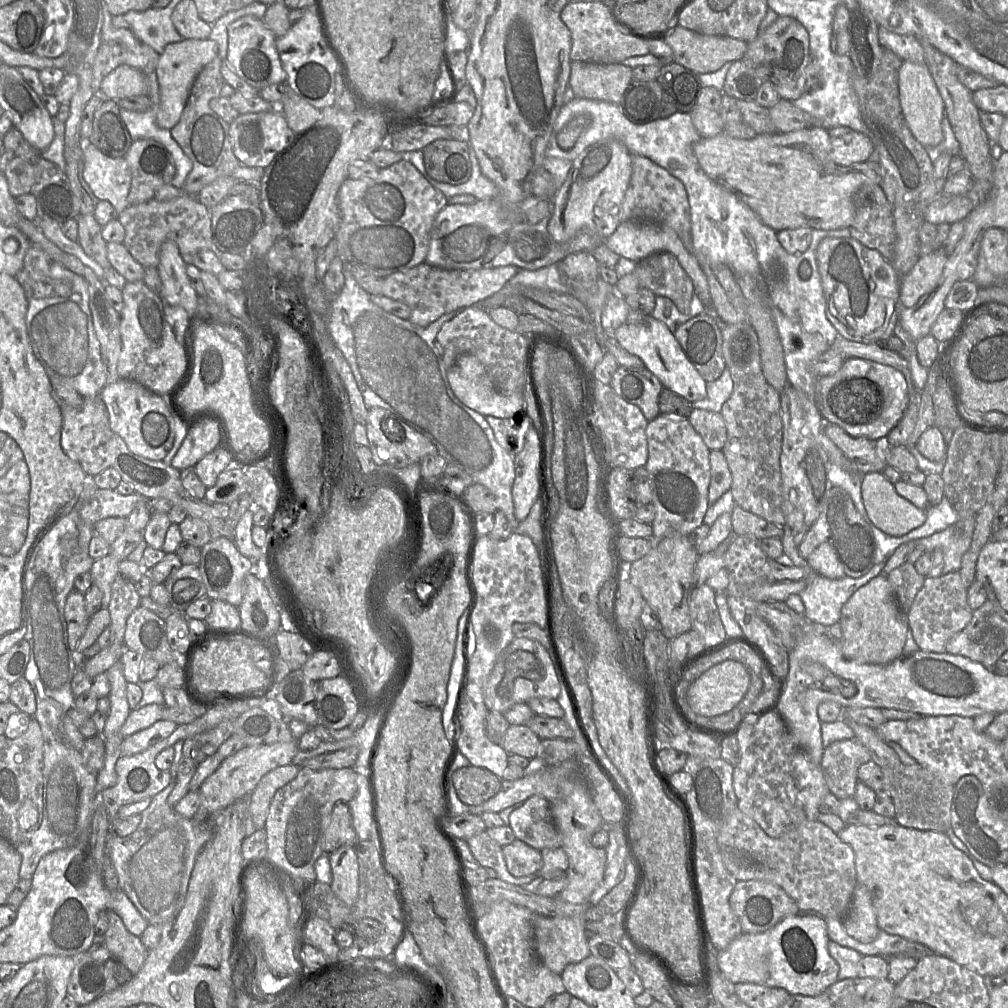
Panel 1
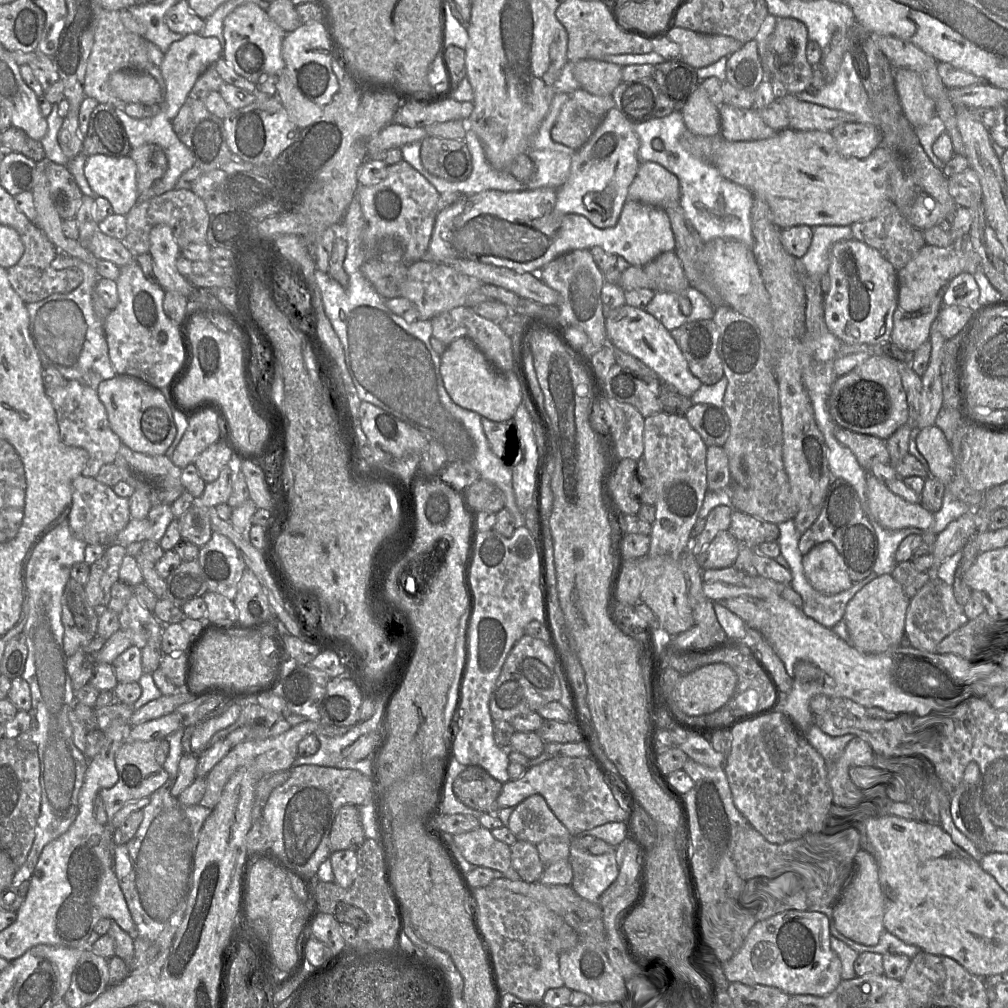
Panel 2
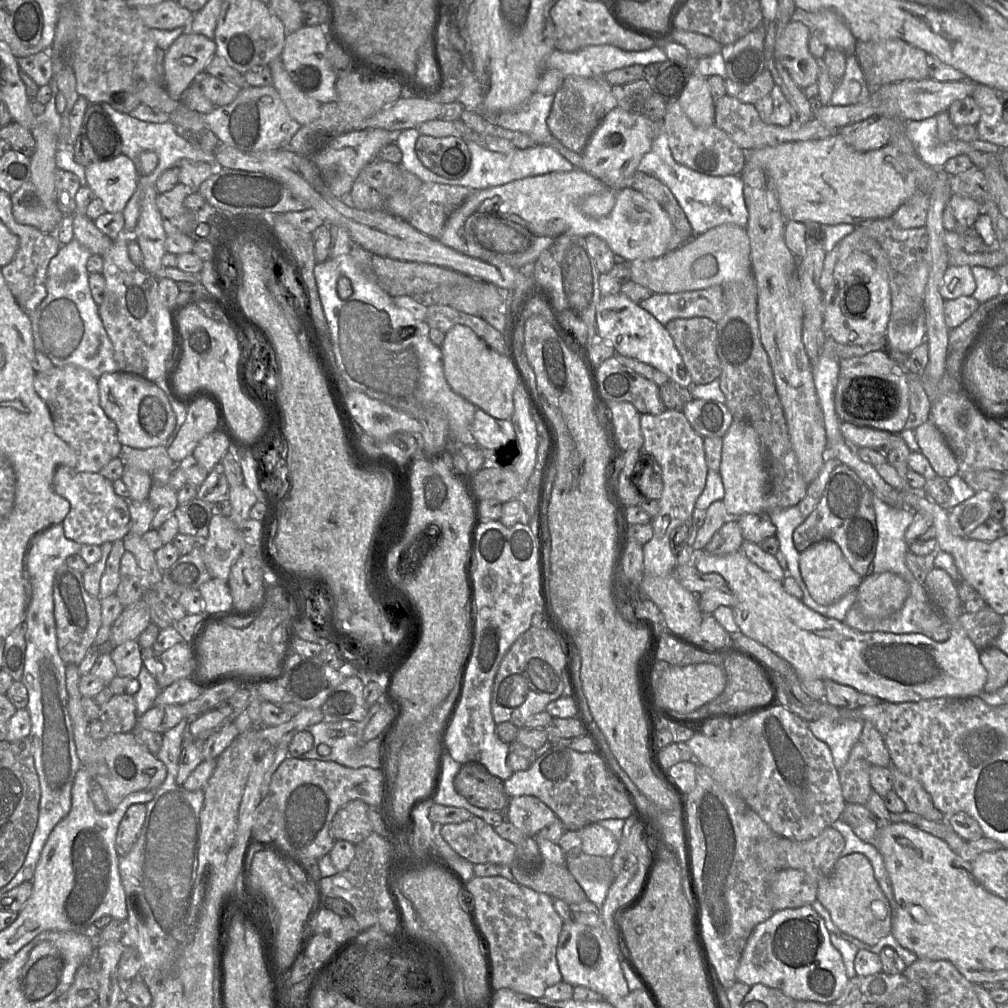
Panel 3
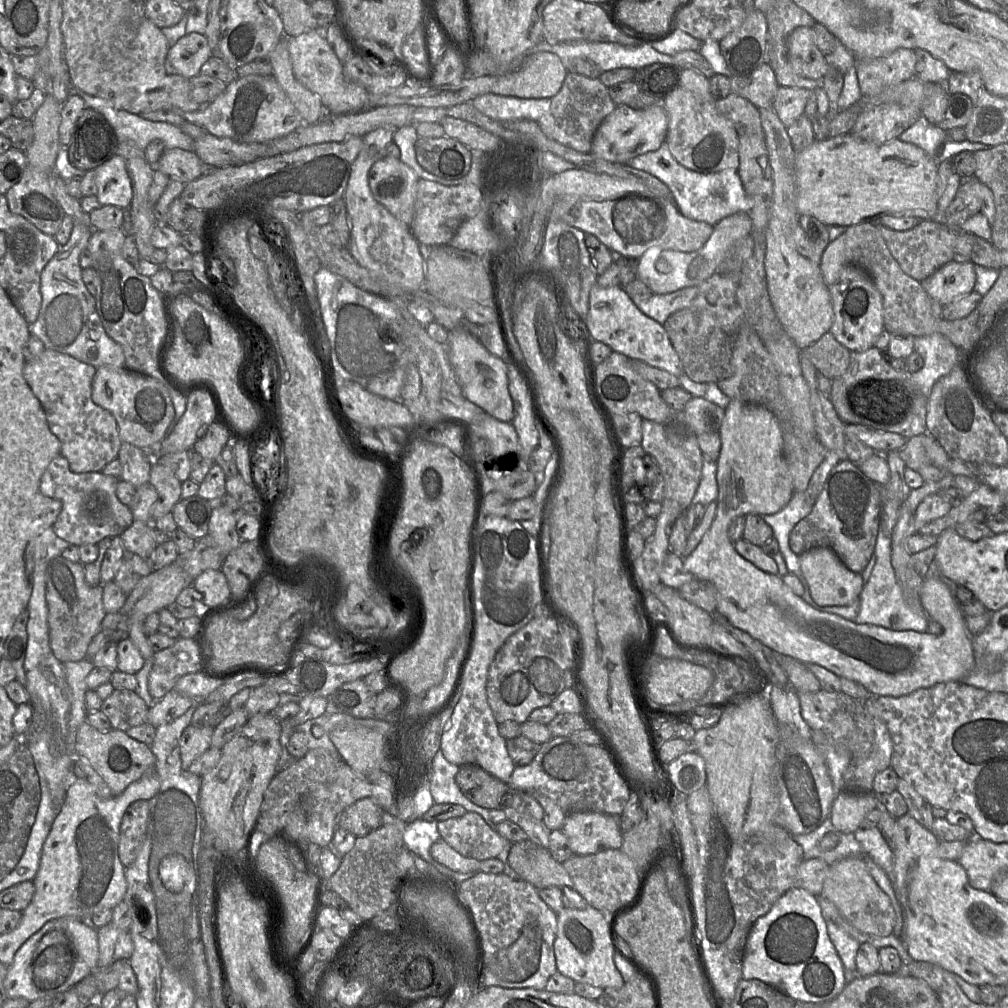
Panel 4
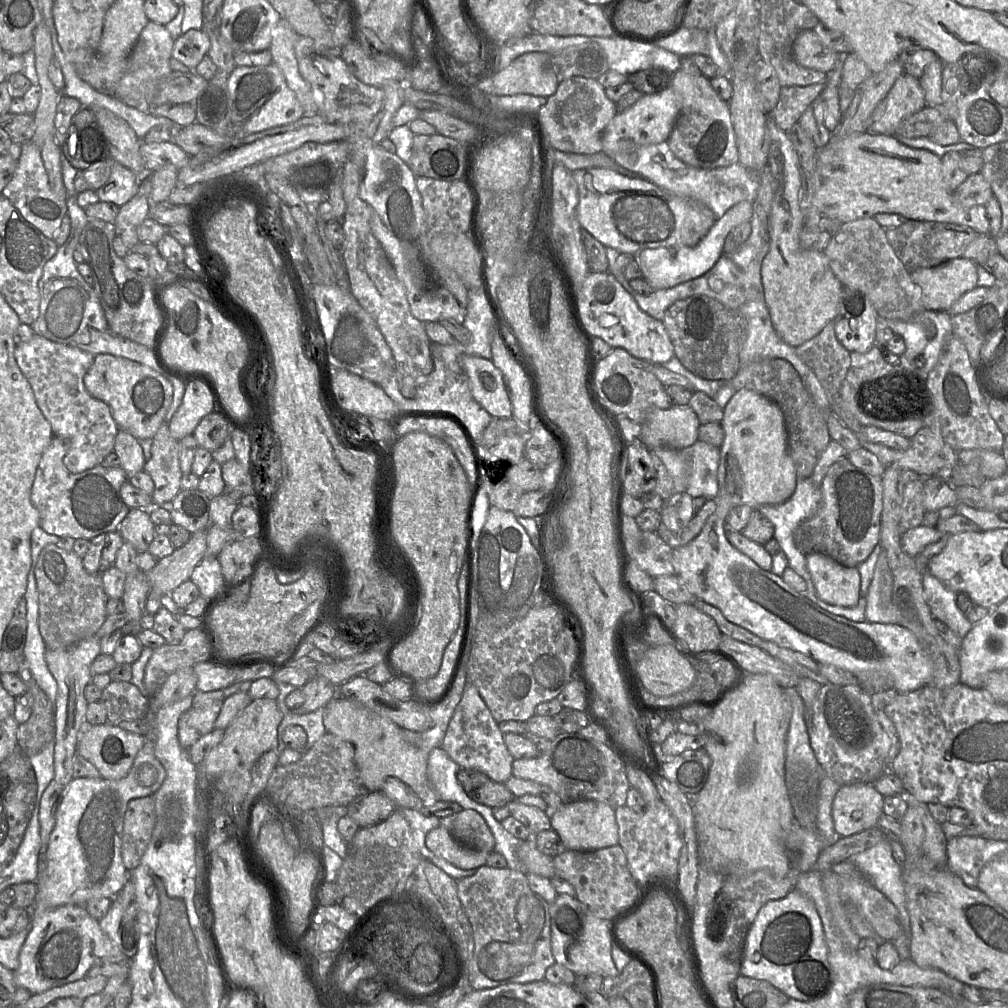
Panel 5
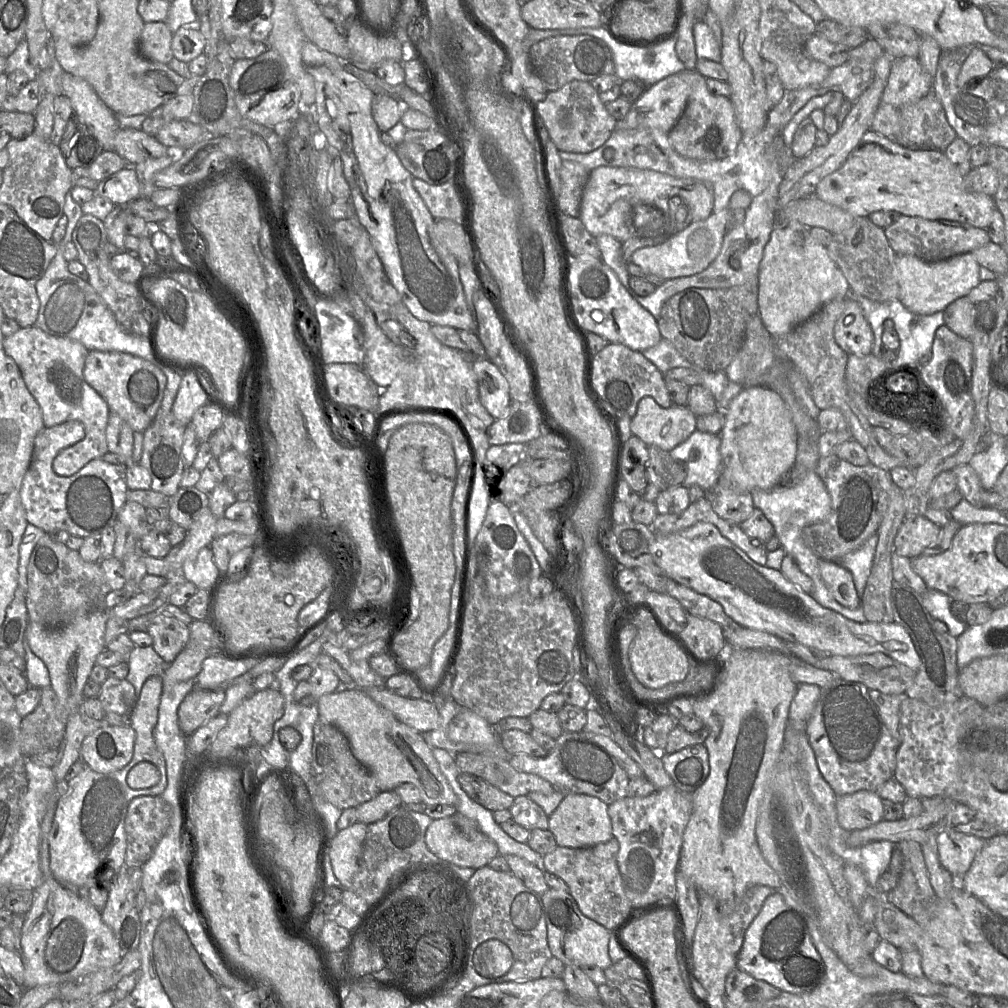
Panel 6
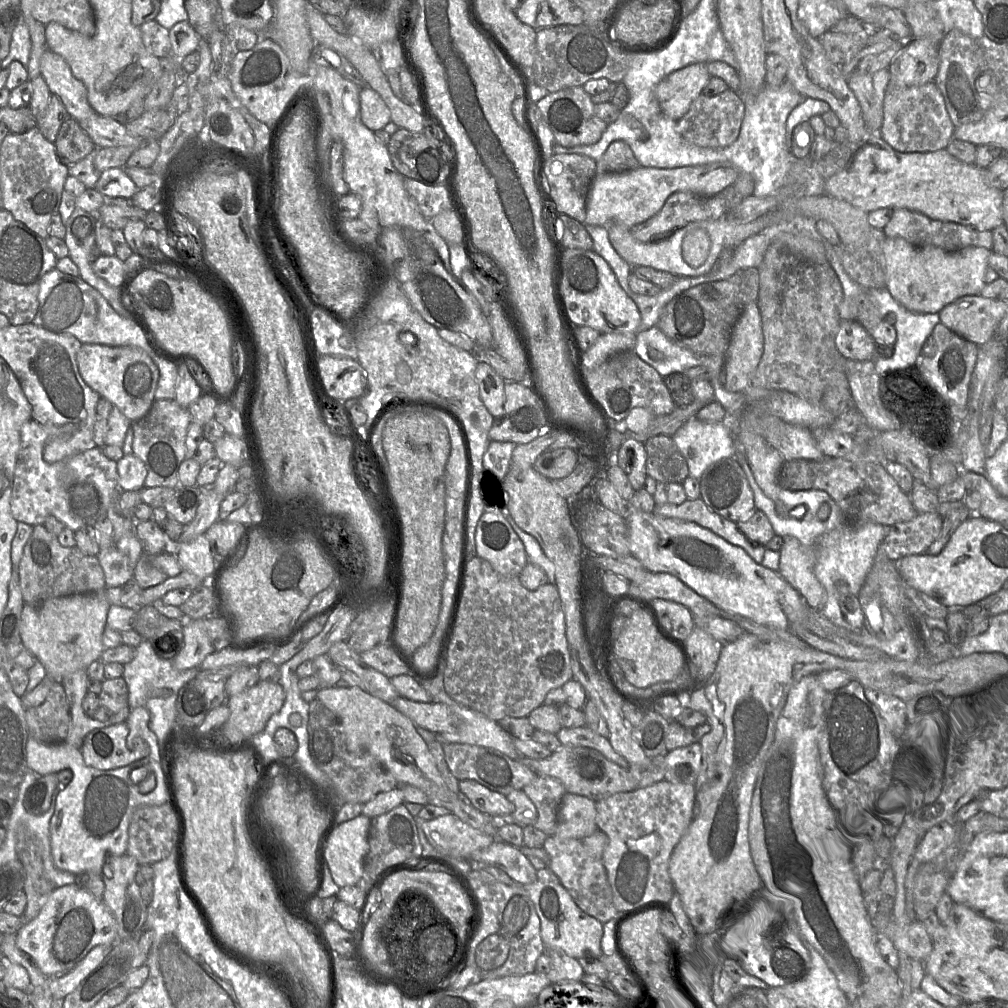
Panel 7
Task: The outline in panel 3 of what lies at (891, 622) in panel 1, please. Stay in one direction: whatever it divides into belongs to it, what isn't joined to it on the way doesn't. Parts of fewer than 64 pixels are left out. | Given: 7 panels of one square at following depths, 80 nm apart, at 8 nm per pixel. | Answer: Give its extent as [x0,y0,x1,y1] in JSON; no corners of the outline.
[856,572,909,619]

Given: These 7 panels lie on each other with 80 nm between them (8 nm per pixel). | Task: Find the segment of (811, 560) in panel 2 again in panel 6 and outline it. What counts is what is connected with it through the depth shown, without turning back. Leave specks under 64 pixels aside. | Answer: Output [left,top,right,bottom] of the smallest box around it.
[819,559,860,609]

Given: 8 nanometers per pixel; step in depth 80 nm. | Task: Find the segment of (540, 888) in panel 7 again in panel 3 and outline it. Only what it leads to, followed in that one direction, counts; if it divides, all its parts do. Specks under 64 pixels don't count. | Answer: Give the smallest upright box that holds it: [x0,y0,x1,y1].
[556,922,630,997]

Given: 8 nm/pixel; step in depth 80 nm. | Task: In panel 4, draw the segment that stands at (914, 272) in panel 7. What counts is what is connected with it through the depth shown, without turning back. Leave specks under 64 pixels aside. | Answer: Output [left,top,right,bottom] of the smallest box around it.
[921,261,975,306]

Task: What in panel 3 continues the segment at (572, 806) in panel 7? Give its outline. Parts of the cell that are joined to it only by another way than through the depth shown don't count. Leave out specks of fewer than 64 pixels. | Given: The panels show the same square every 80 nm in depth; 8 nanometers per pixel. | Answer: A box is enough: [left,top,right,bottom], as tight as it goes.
[578,823,619,858]

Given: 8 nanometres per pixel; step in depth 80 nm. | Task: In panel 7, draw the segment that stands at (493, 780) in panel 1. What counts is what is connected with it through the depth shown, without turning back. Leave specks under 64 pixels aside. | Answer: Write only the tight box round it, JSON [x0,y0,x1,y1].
[458,780,514,815]

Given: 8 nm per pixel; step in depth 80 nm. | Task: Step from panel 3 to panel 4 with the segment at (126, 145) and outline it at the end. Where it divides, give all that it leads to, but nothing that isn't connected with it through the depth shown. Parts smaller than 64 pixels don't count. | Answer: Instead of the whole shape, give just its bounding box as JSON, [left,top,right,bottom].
[70,87,195,152]

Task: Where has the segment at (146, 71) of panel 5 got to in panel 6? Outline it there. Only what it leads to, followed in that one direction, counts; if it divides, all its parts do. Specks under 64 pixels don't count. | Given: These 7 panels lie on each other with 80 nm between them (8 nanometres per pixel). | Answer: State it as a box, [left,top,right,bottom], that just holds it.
[139,21,174,65]

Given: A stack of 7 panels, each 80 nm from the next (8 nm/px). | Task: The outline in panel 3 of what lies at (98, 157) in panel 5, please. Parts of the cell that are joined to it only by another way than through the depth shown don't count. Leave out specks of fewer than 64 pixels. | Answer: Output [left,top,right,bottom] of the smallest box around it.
[73,104,122,167]

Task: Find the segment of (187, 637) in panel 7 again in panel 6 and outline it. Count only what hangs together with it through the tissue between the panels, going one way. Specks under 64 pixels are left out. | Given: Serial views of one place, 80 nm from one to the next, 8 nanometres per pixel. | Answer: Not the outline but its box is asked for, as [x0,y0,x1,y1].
[162,646,207,686]

